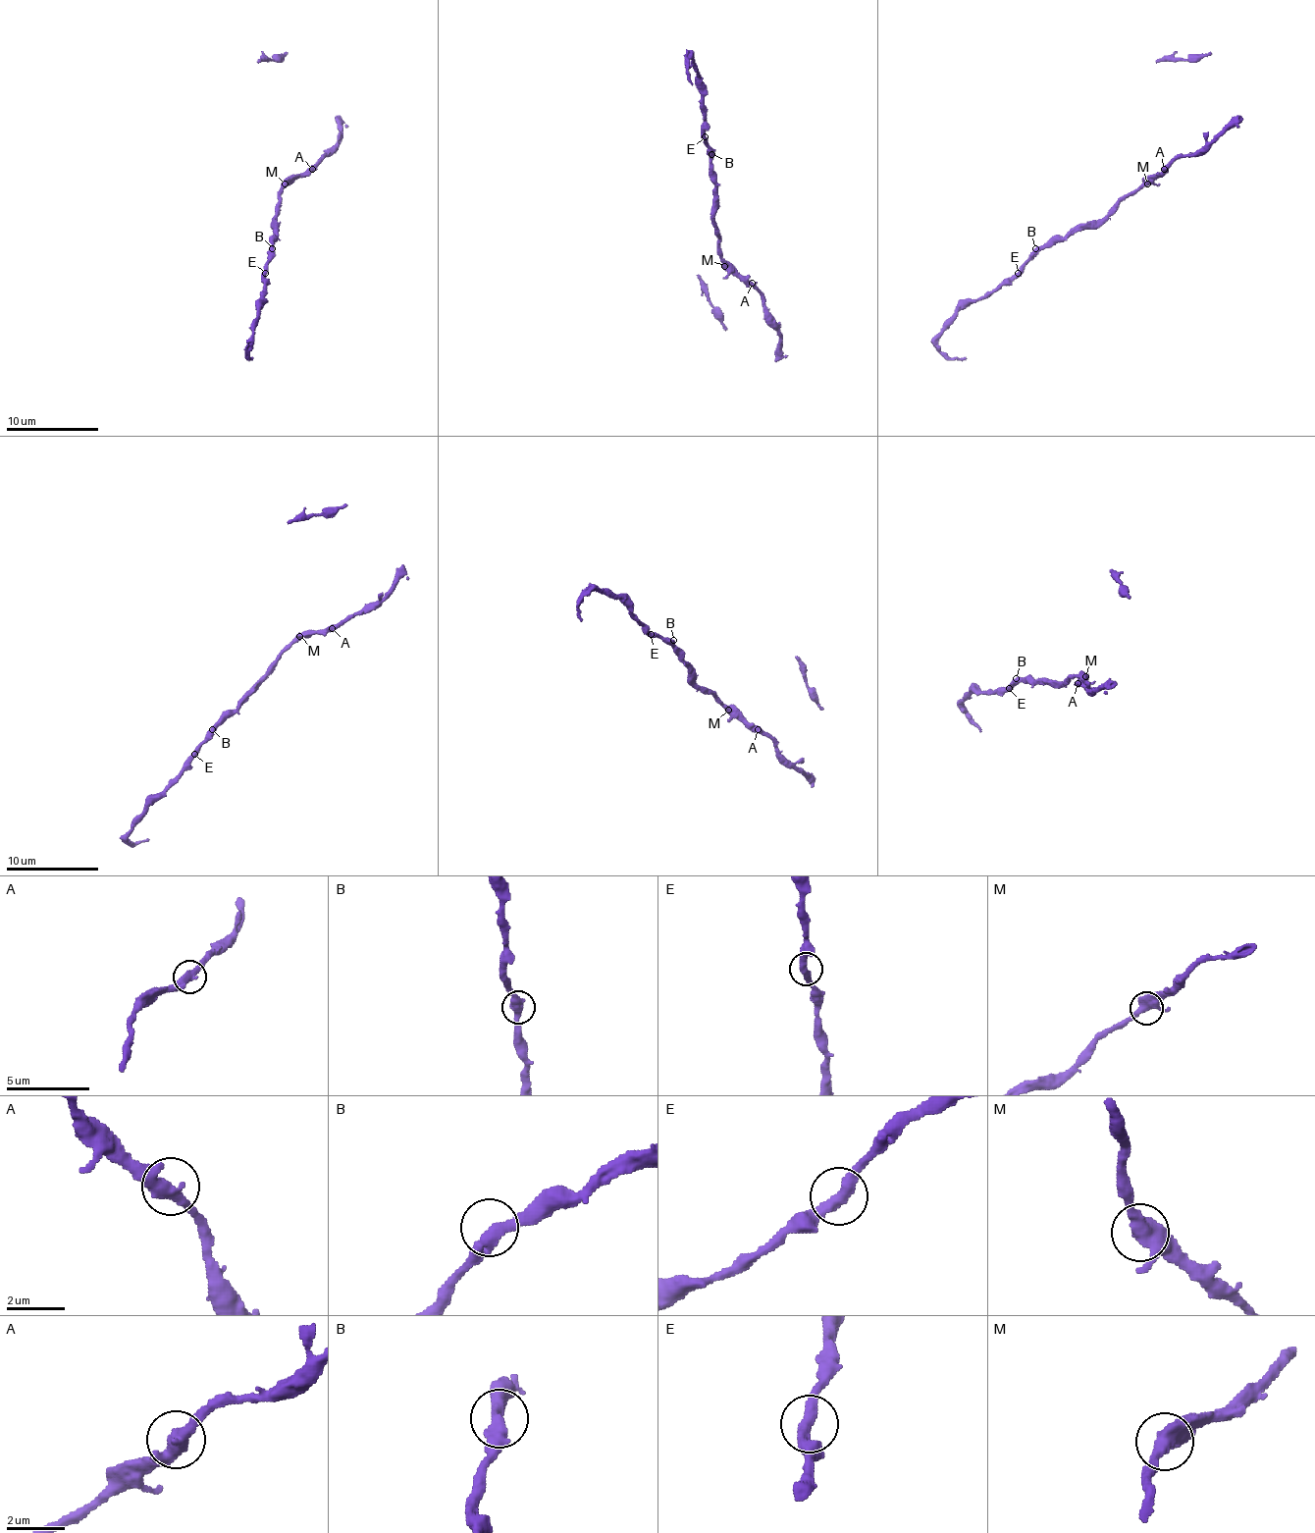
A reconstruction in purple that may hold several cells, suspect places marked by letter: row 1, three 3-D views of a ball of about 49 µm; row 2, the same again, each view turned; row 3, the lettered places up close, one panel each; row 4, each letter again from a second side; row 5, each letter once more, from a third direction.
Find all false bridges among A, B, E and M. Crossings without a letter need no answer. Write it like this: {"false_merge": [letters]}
{"false_merge": []}

